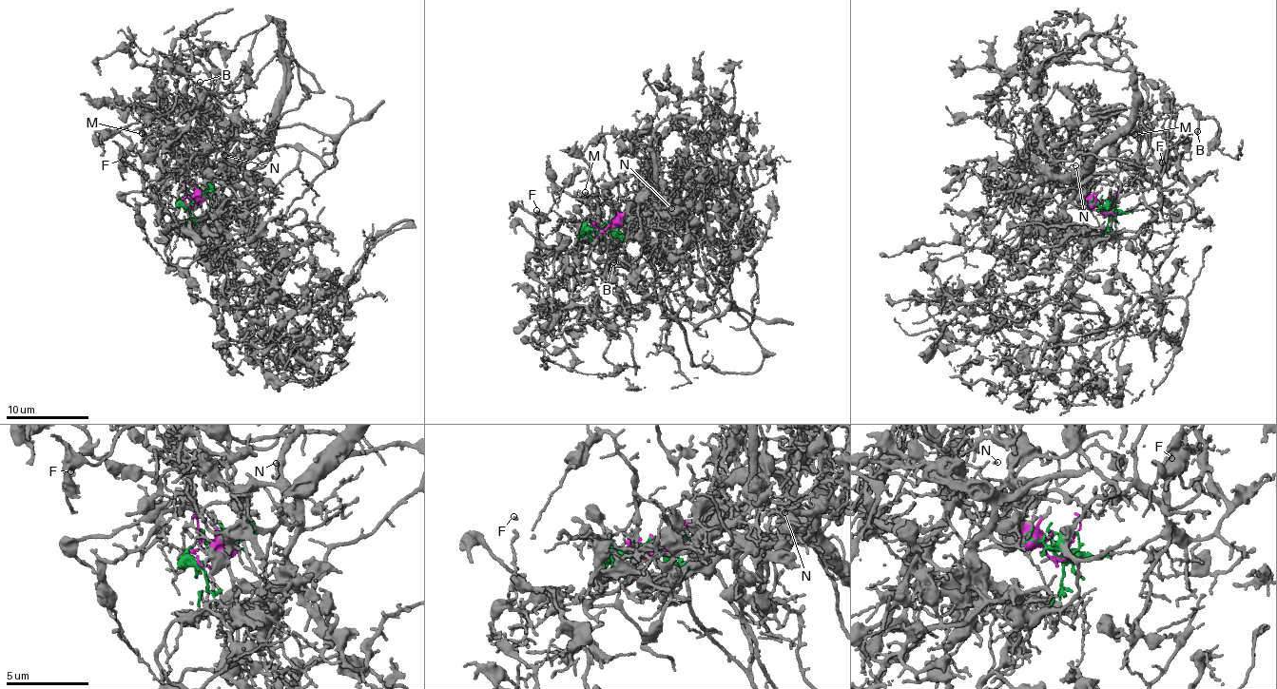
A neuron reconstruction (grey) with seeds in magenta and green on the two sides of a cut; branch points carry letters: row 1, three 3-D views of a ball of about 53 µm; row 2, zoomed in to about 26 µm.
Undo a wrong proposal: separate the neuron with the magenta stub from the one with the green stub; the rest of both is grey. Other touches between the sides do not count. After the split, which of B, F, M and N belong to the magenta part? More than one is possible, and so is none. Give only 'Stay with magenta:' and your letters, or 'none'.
Stay with magenta: N

